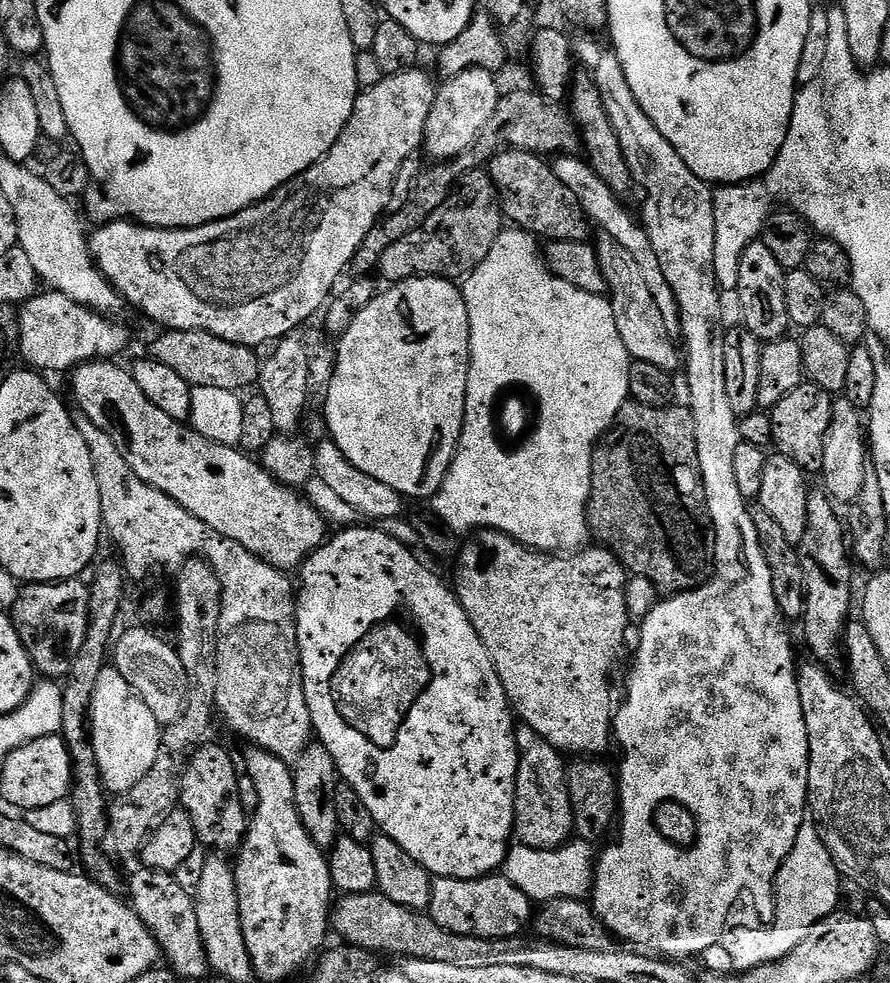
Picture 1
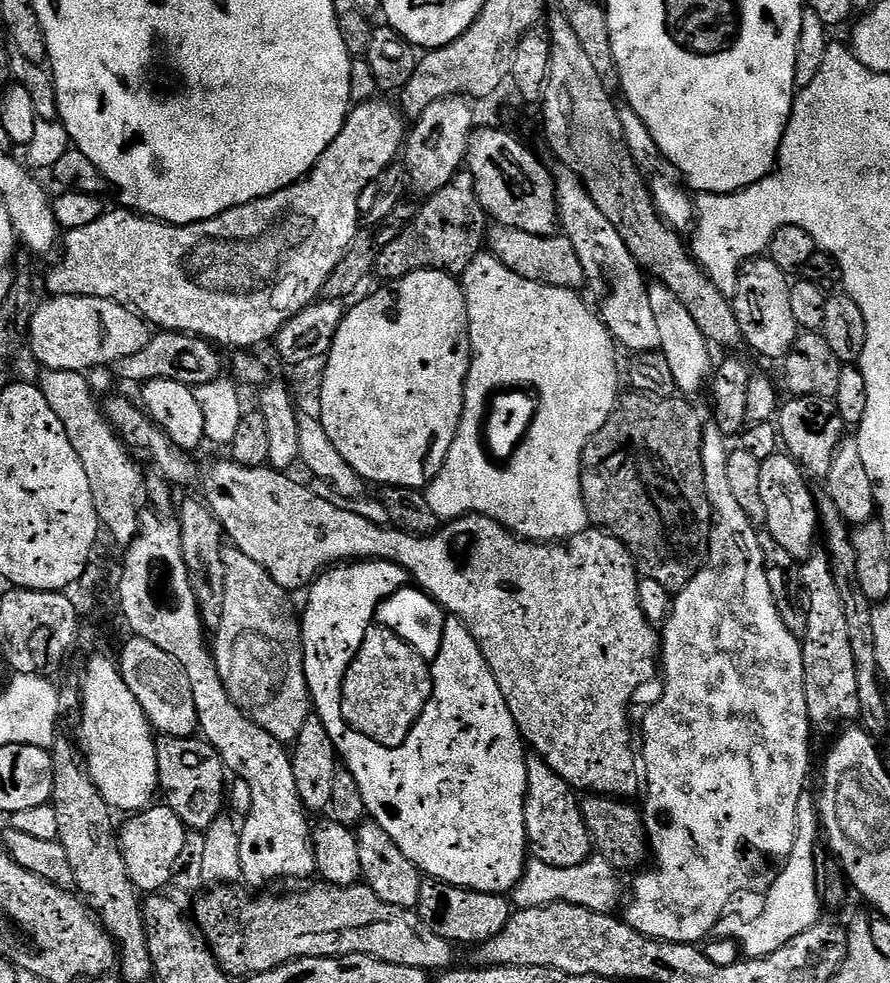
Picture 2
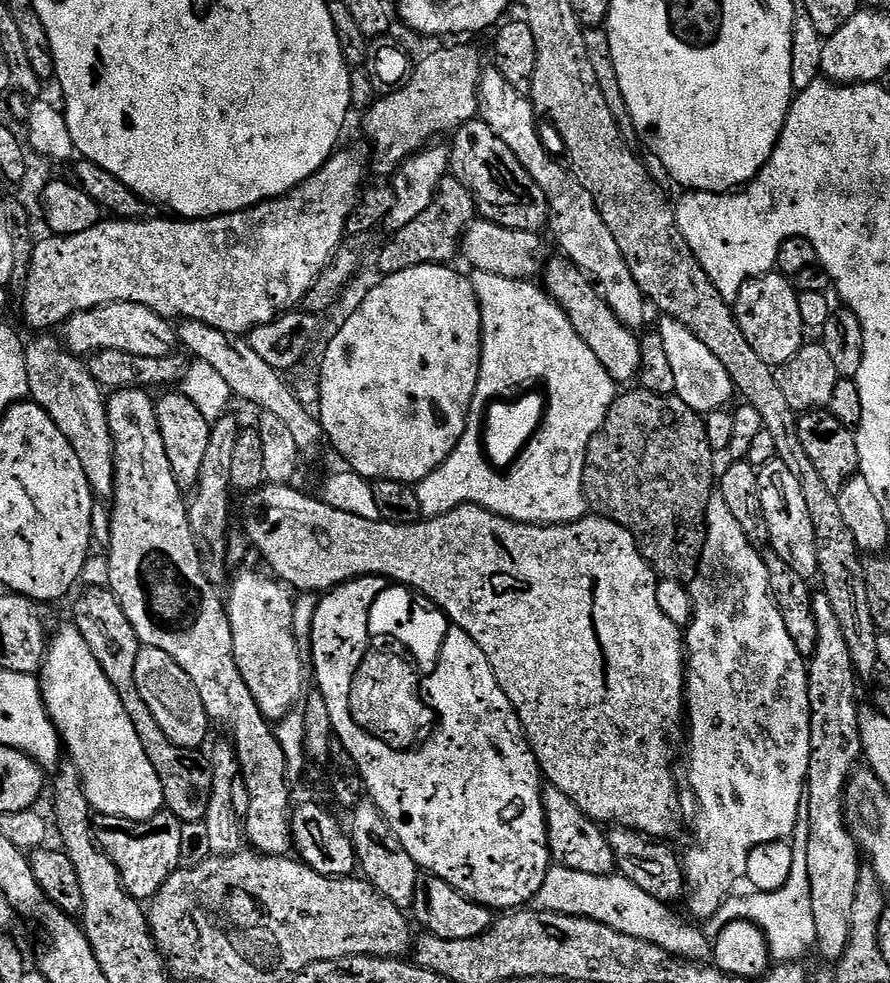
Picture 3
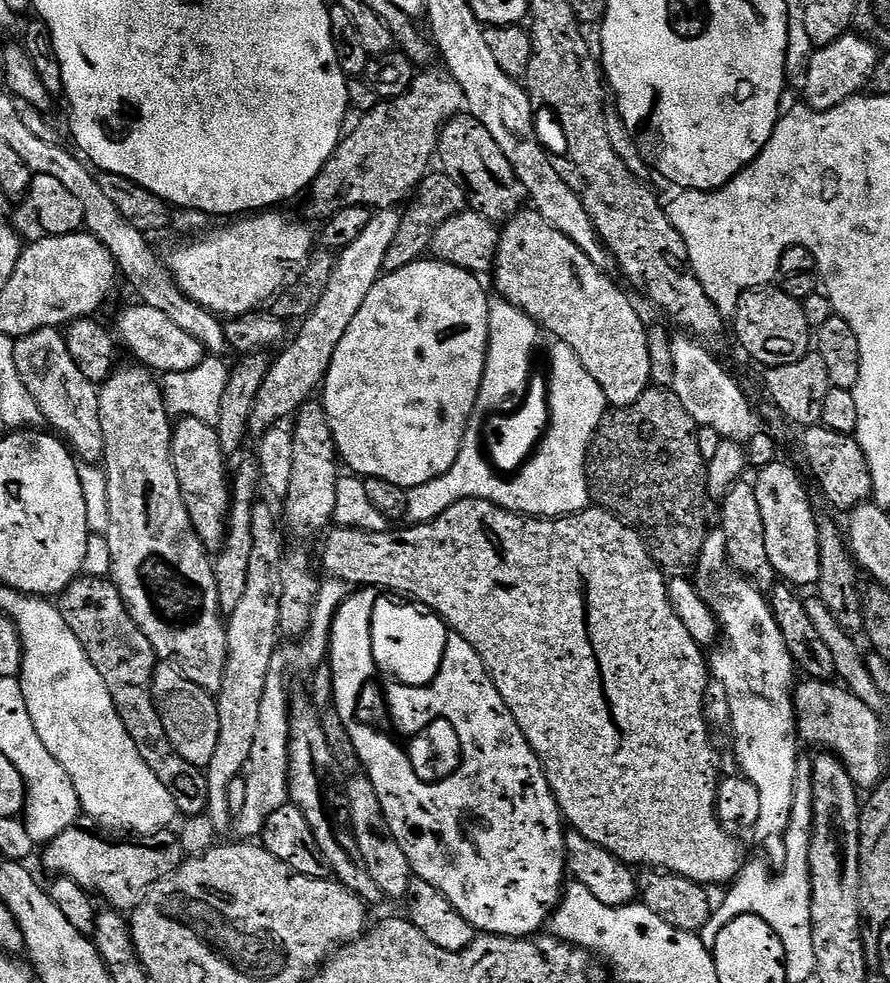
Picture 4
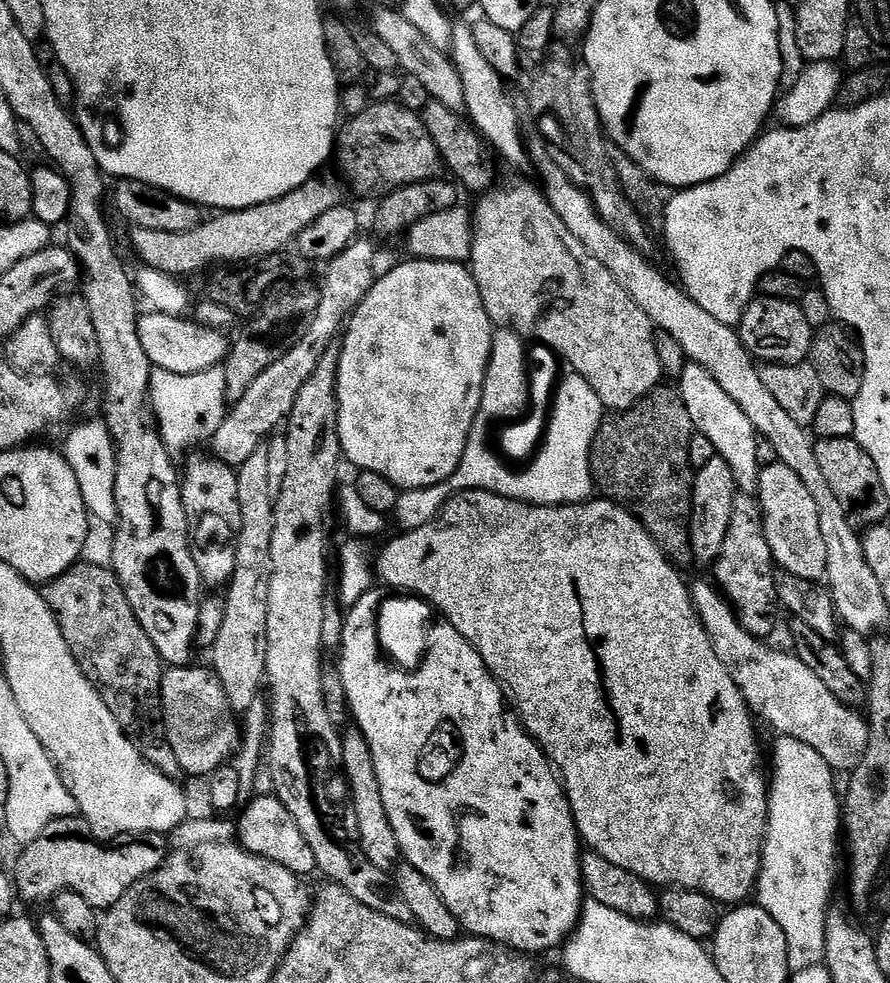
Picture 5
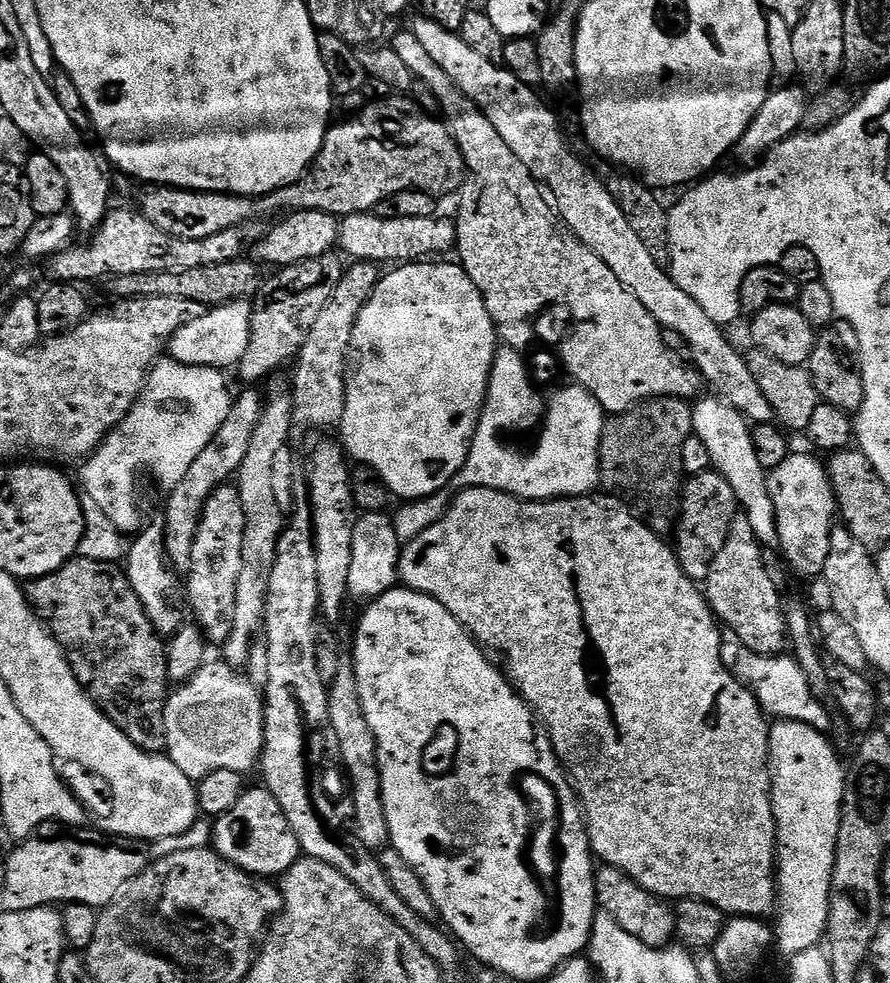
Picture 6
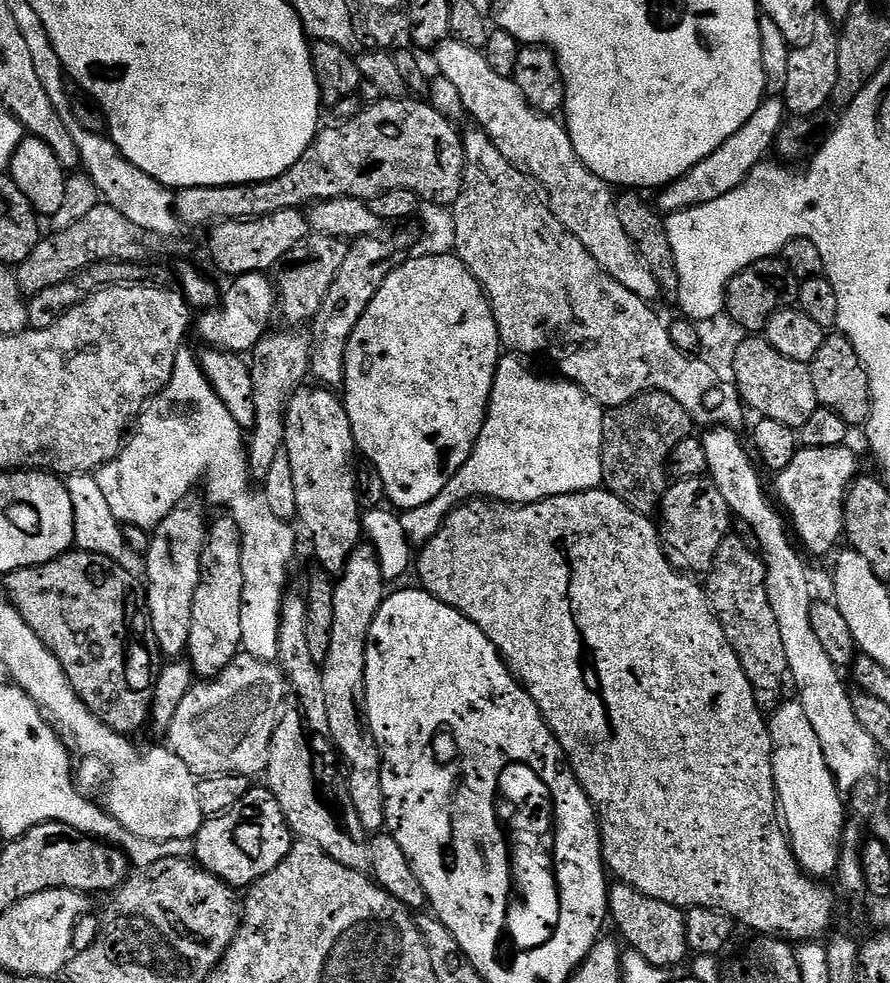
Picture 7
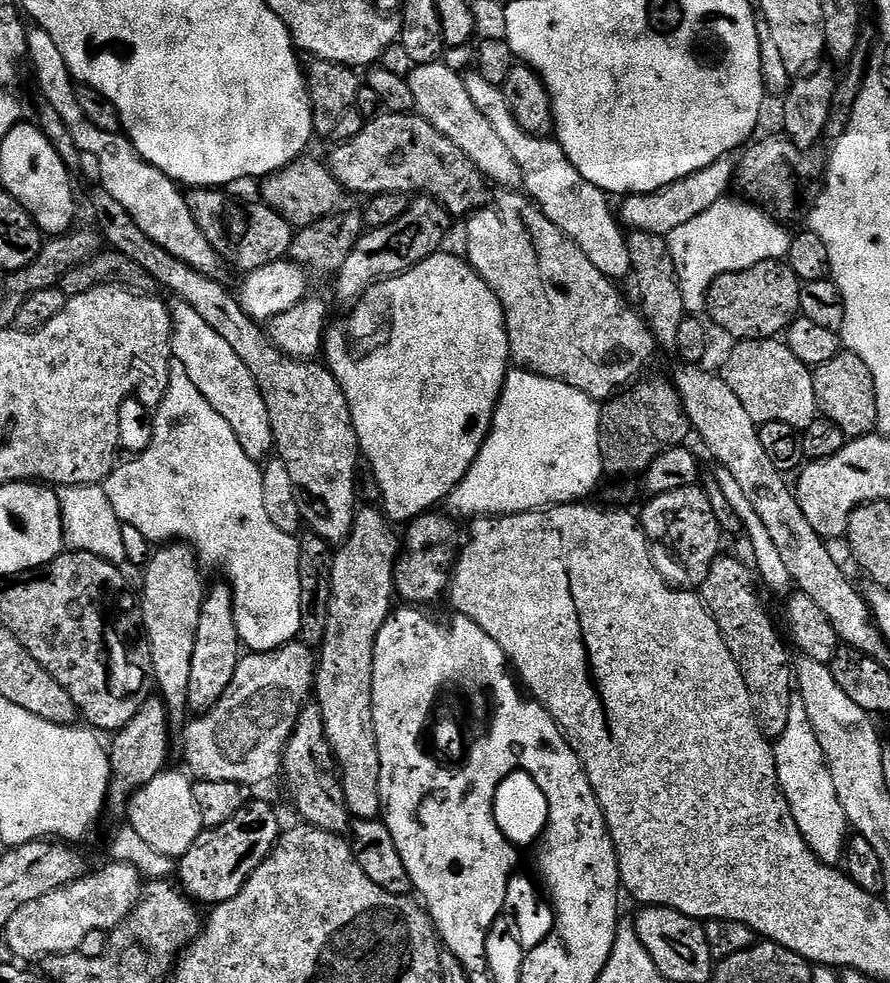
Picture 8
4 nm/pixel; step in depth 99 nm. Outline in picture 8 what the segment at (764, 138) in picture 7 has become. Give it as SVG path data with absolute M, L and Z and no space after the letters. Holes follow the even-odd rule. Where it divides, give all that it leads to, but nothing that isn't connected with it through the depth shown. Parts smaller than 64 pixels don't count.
M723 156L718 162L678 182L670 182L670 186L662 186L659 192L625 196L619 201L620 208L618 204L618 219L625 229L658 234L667 238L674 230L678 230L678 226L686 226L686 222L698 218L698 214L706 214L710 206L714 206L729 195L734 184L737 165L737 161L732 156Z

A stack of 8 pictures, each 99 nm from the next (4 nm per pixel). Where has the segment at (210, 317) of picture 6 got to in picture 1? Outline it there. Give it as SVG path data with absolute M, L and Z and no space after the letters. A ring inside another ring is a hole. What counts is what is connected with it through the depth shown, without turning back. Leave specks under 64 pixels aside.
M41 291L24 301L19 314L23 363L41 374L67 373L92 360L112 360L128 344L128 332L122 325L112 324L116 322L106 318L104 313L74 302L61 292Z

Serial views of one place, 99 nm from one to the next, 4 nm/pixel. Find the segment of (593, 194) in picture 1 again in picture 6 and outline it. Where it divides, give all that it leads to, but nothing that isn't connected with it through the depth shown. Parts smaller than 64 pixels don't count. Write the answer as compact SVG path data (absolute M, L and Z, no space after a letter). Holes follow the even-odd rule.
M704 399L695 401L692 409L692 431L698 438L702 438L702 443L712 459L712 468L719 472L722 478L726 478L726 482L730 482L730 490L734 490L739 511L748 519L750 526L754 526L754 534L760 539L761 545L775 545L778 539L774 502L770 498L766 471L758 462L754 450L753 429L744 415L727 400Z

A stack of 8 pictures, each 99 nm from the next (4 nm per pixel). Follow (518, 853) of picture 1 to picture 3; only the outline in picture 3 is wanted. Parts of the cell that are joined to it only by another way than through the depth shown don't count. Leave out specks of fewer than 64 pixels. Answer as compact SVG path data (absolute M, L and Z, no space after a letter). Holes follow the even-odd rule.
M549 867L542 886L532 898L530 908L533 912L553 912L563 916L581 916L594 922L602 922L622 934L630 934L630 938L642 938L642 942L654 942L654 946L662 946L662 950L680 956L684 960L704 962L710 956L710 941L695 923L689 922L687 919L684 919L685 921L679 920L671 912L673 909L669 905L663 904L658 898L650 898L650 894L646 894L646 890L639 889L638 886L634 885L634 882L630 882L629 879L619 874L610 876L584 874L581 871L574 871L569 868Z

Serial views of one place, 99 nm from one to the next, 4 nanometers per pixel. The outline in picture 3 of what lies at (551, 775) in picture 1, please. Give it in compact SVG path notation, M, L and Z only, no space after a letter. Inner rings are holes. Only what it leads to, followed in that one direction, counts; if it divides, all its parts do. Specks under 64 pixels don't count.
M551 786L543 789L544 820L548 824L548 850L551 859L561 868L581 871L584 874L610 876L616 872L616 859L610 850L605 829L590 819L562 790Z

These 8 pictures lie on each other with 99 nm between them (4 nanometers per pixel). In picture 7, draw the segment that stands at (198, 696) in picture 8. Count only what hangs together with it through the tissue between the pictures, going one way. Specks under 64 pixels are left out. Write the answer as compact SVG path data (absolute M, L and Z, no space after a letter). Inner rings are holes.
M227 514L211 521L200 563L200 585L194 596L194 618L186 659L201 681L212 682L242 652L242 626L246 622L246 597L242 574L242 546L238 526Z

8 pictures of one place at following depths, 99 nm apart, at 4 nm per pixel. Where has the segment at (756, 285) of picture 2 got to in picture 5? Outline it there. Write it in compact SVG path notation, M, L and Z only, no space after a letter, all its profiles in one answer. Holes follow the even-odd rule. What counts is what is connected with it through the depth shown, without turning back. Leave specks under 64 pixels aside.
M769 296L753 298L744 311L738 331L748 353L765 364L803 364L812 355L814 330L810 322L806 322L806 314L802 314L795 300L779 300Z

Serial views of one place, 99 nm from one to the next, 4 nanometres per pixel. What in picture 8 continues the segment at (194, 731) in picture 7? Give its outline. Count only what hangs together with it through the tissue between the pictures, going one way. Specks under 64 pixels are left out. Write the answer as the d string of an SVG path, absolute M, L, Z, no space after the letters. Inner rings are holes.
M303 642L283 644L281 648L273 652L253 652L251 654L241 655L240 661L238 662L238 670L234 670L234 682L230 682L226 694L222 694L220 701L216 703L209 712L189 719L182 729L182 735L184 735L184 760L192 767L193 773L191 772L191 775L201 780L209 780L210 782L238 782L239 784L247 784L249 786L264 784L267 780L274 779L275 776L277 779L282 772L284 748L288 745L288 740L291 738L297 722L299 722L300 713L305 711L305 707L313 695L317 667L318 660L314 655L313 649Z

